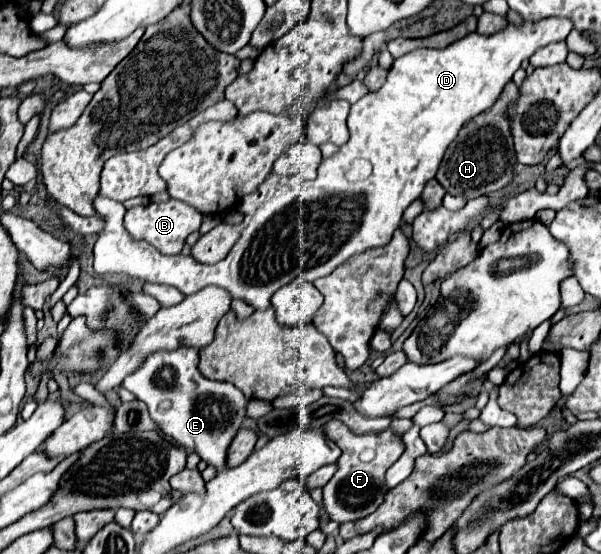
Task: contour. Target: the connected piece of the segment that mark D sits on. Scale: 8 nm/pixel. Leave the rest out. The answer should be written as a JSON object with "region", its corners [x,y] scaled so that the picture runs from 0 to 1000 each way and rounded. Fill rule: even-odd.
{"region":[[[908,32],[895,40],[869,36],[865,43],[845,43],[835,58],[815,65],[785,58],[769,72],[749,79],[745,87],[699,87],[662,105],[646,126],[642,152],[632,162],[616,166],[602,181],[586,188],[579,206],[582,253],[572,264],[566,264],[559,278],[536,289],[526,325],[489,332],[489,318],[469,321],[463,329],[459,350],[419,386],[416,401],[403,415],[383,458],[363,477],[333,477],[319,462],[303,458],[276,462],[266,458],[246,437],[223,433],[206,412],[206,368],[173,354],[160,354],[156,379],[160,390],[173,397],[173,412],[170,419],[163,419],[160,433],[160,495],[213,495],[240,509],[290,516],[306,531],[323,531],[339,516],[359,513],[366,520],[376,520],[386,531],[386,538],[409,542],[426,560],[443,560],[449,552],[453,531],[463,520],[483,513],[509,487],[519,484],[519,505],[526,505],[546,498],[559,480],[576,473],[582,462],[602,458],[612,448],[646,440],[656,415],[666,412],[669,383],[702,350],[705,332],[722,321],[729,296],[735,292],[735,282],[742,274],[742,264],[762,245],[765,231],[795,202],[812,199],[825,184],[839,152],[852,144],[852,134],[865,123],[869,108],[879,108],[895,87],[915,76],[942,72],[948,54],[952,43],[942,32]]]}

